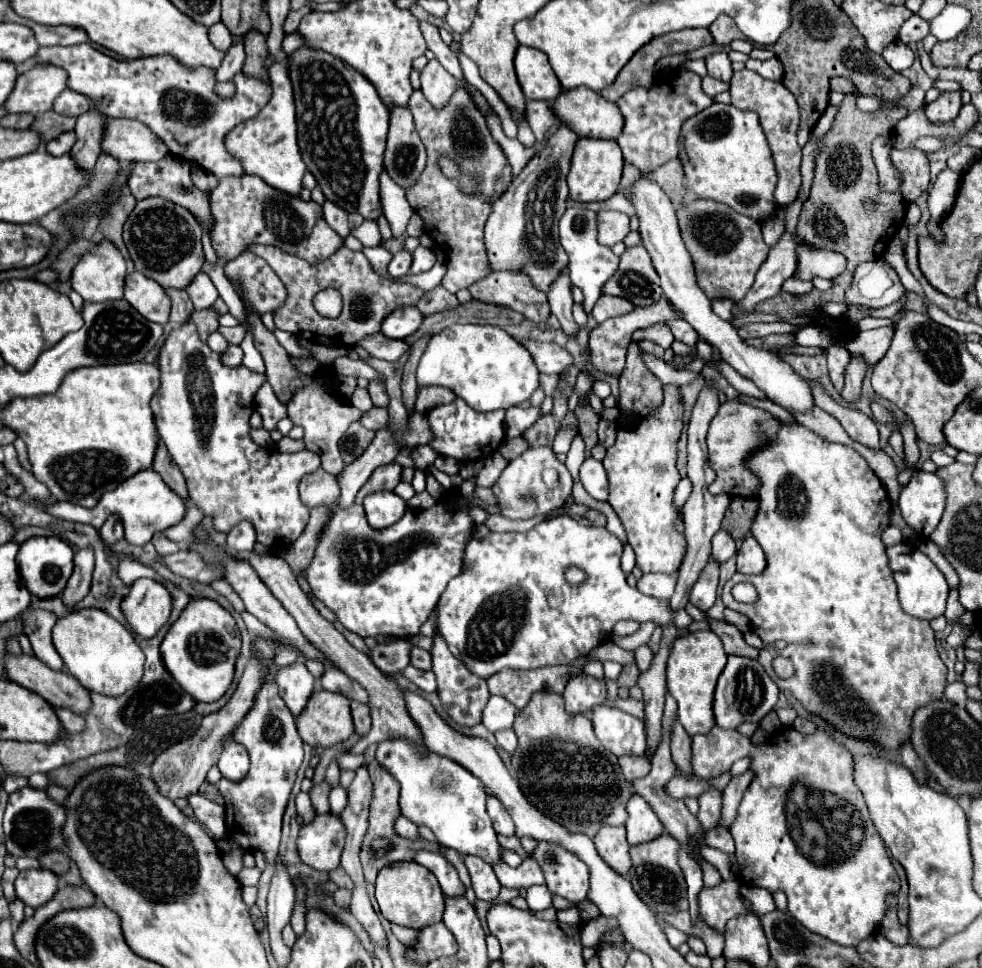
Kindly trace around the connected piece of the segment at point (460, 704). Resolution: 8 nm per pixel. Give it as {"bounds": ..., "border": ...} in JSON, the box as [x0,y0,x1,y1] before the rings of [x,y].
{"bounds":[430,634,490,726],"border":[[[440,634],[434,636],[434,646],[430,648],[430,654],[432,654],[432,672],[436,674],[436,680],[438,680],[438,694],[440,694],[442,704],[446,704],[448,714],[458,724],[464,724],[464,726],[478,724],[482,720],[484,704],[490,698],[486,680],[480,680],[478,676],[474,676],[472,672],[468,672],[468,668],[460,660],[454,658]]]}

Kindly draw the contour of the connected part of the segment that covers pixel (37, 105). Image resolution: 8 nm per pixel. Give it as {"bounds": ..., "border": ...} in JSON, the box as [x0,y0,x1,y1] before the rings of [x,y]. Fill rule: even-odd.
{"bounds":[4,64,66,114],"border":[[[40,64],[30,72],[18,76],[16,86],[4,110],[8,114],[42,114],[48,112],[60,94],[66,88],[66,72],[52,64]]]}

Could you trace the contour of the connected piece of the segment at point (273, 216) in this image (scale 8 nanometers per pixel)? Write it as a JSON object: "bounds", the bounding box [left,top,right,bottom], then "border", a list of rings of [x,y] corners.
{"bounds":[210,174,344,264],"border":[[[244,174],[226,176],[224,180],[218,178],[218,186],[210,192],[210,208],[216,218],[212,246],[224,260],[240,256],[252,244],[270,244],[284,252],[292,252],[310,264],[318,264],[332,256],[344,242],[336,232],[332,232],[332,228],[328,228],[320,204],[314,200],[304,202],[300,196],[280,192],[258,176]]]}

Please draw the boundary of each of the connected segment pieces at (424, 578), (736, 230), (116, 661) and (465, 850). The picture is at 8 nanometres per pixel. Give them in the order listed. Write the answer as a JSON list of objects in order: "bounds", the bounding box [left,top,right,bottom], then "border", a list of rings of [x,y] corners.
[{"bounds":[300,468,476,638],"border":[[[322,468],[306,474],[300,480],[300,500],[308,508],[318,508],[326,504],[332,514],[328,524],[324,526],[312,564],[306,568],[306,580],[310,584],[312,594],[322,600],[338,618],[338,622],[364,638],[386,634],[396,638],[408,638],[410,634],[418,634],[420,626],[426,622],[428,614],[436,606],[440,594],[446,584],[462,572],[462,556],[464,546],[472,538],[472,518],[466,514],[466,508],[476,502],[466,502],[464,498],[442,498],[434,508],[428,510],[406,510],[406,514],[384,530],[374,530],[364,516],[364,508],[360,504],[352,504],[348,508],[338,506],[340,486],[336,476],[324,472]]]},{"bounds":[678,200,768,300],"border":[[[694,200],[678,210],[678,222],[684,244],[694,260],[698,286],[710,300],[730,298],[742,300],[754,284],[754,276],[768,256],[762,240],[760,224],[748,216],[734,212],[730,206],[712,200]]]},{"bounds":[54,608,144,696],"border":[[[80,608],[58,618],[54,626],[54,648],[76,680],[80,680],[84,688],[100,694],[120,696],[136,686],[144,672],[144,654],[132,632],[98,608]]]},{"bounds":[378,738,500,864],"border":[[[392,738],[378,744],[378,762],[400,784],[400,810],[416,826],[428,826],[442,846],[458,850],[462,856],[480,856],[488,864],[500,860],[500,844],[486,814],[484,784],[472,772],[464,770],[454,760],[426,748],[424,754],[408,738]]]}]

